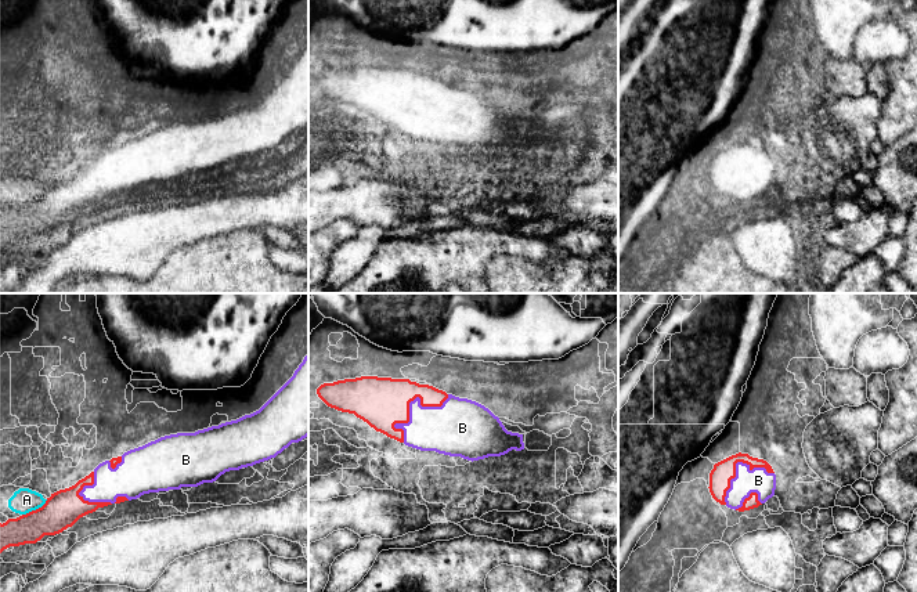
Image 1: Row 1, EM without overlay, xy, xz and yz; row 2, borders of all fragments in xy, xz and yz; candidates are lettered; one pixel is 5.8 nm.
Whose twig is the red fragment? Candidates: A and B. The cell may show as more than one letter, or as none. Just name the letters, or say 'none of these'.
B

